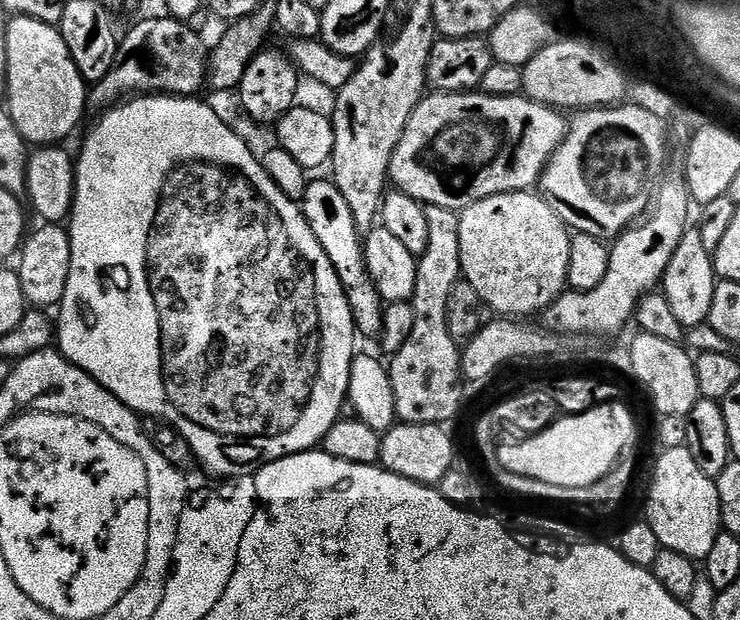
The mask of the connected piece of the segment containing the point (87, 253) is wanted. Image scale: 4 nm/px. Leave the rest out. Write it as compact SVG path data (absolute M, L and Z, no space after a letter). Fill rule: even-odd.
M140 94L135 98L125 99L115 108L108 109L97 120L100 121L89 130L88 137L85 138L84 145L80 148L80 157L77 158L76 164L74 163L76 190L70 201L72 224L67 225L72 261L70 262L70 278L66 282L66 294L58 306L58 313L60 312L60 320L58 316L59 351L63 352L70 363L79 366L86 374L93 376L103 388L118 396L126 407L132 408L137 414L153 412L160 419L157 421L172 428L192 447L192 455L198 464L216 476L244 476L243 478L248 478L259 472L265 464L273 464L275 460L280 460L284 456L293 456L299 452L315 449L323 441L324 435L336 425L342 402L348 398L350 366L352 365L352 357L358 352L358 348L356 348L358 333L342 282L338 278L334 266L330 266L330 258L326 258L326 250L322 250L322 246L318 246L318 238L314 238L314 230L310 230L301 205L295 200L286 198L286 194L282 194L282 190L278 190L278 186L274 186L270 174L266 174L263 163L258 159L258 156L248 149L247 142L210 105L203 104L200 98Z

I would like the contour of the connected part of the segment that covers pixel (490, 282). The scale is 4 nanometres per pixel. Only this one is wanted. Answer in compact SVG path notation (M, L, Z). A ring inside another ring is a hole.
M532 190L494 194L474 202L460 212L460 271L463 279L468 280L474 290L478 290L481 301L489 304L501 317L528 318L524 316L543 313L568 288L572 238L573 233L568 225L562 222L562 218L558 218L558 214L554 214L543 195Z

